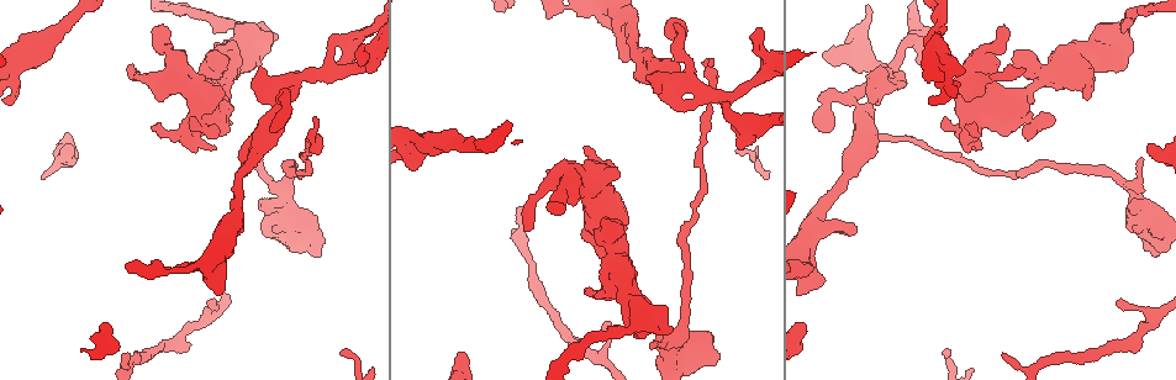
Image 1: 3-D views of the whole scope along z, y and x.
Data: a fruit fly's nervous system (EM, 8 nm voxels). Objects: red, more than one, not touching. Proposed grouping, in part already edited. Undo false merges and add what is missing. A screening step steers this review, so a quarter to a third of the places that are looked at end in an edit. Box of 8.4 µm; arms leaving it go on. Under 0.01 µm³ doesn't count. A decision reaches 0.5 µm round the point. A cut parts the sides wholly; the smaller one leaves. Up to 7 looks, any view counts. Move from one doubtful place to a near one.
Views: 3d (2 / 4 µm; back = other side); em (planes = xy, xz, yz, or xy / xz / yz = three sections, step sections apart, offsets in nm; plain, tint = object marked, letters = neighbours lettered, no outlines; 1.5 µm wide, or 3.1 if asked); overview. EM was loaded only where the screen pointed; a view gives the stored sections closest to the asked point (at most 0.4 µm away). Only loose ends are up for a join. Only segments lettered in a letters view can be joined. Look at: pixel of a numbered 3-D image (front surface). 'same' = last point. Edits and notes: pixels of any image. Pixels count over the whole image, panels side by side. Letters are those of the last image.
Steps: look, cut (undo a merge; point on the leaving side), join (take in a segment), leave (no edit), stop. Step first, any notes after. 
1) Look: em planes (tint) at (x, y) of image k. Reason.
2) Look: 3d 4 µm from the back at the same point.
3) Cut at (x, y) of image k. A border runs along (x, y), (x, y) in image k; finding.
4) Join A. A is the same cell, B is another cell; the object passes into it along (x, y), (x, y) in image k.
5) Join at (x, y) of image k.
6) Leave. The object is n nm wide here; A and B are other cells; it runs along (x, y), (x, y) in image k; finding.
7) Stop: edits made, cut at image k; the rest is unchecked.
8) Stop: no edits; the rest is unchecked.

Look: 3d 4 µm at (649, 346) of image 1. Thin end.

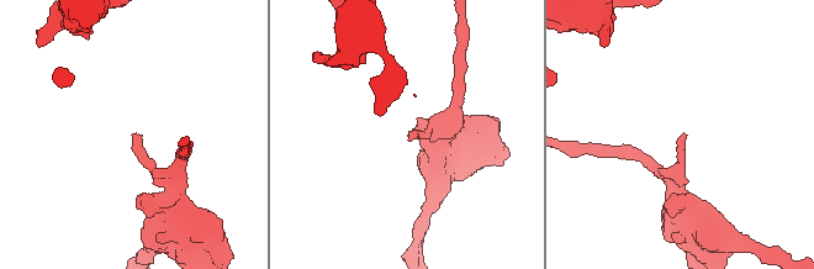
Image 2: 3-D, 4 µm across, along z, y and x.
Look: em xz step 8 (tint) at (408, 139) of image 2. Now the EM.

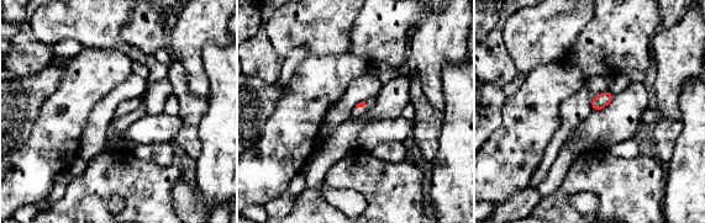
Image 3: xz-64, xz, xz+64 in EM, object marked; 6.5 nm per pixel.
Look: em planes (letters) at the same point. Cut it another way.

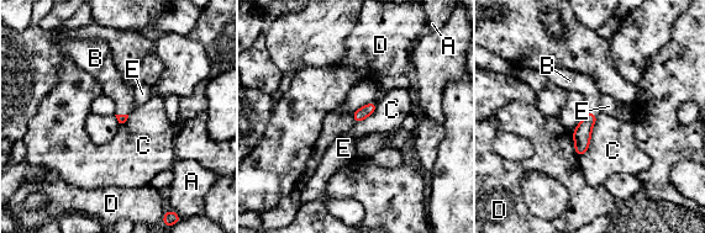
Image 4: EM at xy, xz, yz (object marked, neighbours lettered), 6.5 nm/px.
Join B. B is the same cell, A, C, D and E are other cells; the object passes into it along (582, 134), (593, 114), (585, 84) in image 4; the neuron continues.

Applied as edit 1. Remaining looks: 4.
Look: 3d 4 µm at (971, 120) of image 1. Sudden change in width.

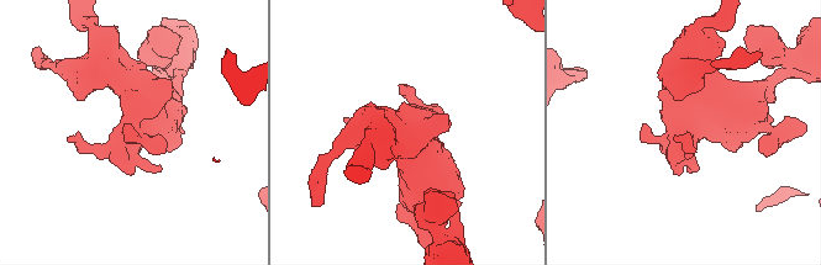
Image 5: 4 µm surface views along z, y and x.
Look: em planes (plain) at (682, 133) of image 5. Need the tissue.

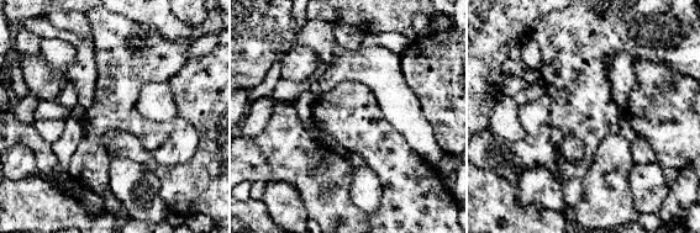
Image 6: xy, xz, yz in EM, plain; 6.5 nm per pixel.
Look: em planes (letters) at the same point. What lies round it.

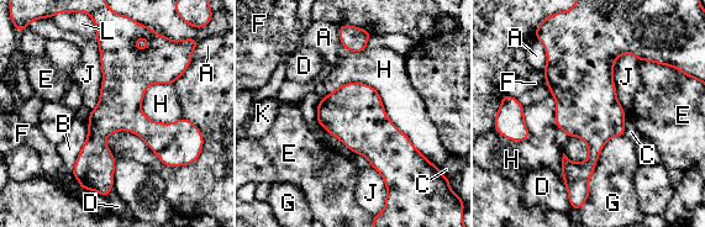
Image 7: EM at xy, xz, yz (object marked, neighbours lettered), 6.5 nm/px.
Leave. A, B, C, D, E, F, G, H, J, K and L are other cells; it runs along (115, 47), (115, 110), (98, 130), (105, 186) in image 7; continuous, no second neuron.

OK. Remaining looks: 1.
Stop: edits made, join at image 4; the rest is unchecked.

